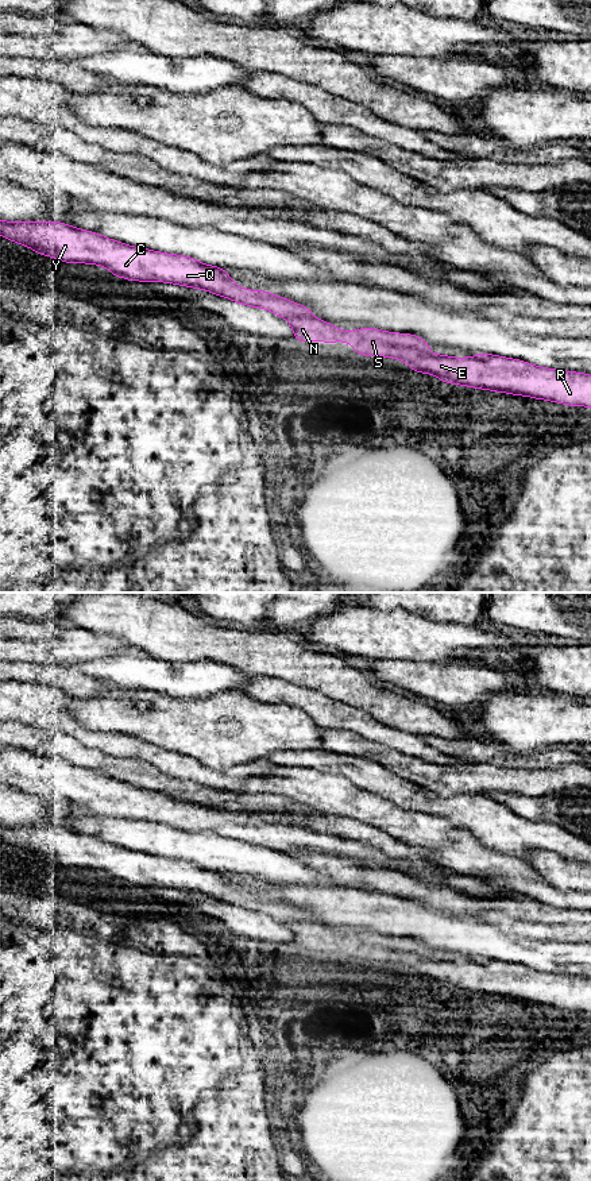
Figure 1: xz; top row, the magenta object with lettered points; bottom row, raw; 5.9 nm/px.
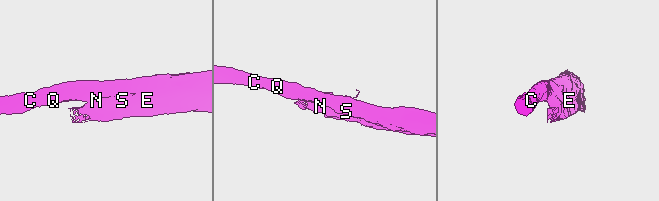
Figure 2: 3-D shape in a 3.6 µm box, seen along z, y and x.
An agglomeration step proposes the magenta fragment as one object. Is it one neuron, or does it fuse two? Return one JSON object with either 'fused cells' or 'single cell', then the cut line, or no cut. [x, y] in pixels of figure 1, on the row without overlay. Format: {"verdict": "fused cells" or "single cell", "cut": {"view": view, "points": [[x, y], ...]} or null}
{"verdict": "fused cells", "cut": {"view": "xz", "points": [[311, 921], [293, 921], [288, 925]]}}

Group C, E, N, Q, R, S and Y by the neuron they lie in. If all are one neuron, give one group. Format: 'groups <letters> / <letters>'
groups C Q Y / E N R S

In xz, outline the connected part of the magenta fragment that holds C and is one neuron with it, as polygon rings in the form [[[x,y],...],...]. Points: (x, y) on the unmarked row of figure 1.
[[[3,826],[0,840],[32,853],[40,860],[66,868],[105,871],[115,881],[128,885],[167,887],[208,895],[235,907],[267,914],[283,923],[312,922],[313,915],[264,895],[246,895],[216,871],[186,860],[131,852],[100,838],[57,826]]]

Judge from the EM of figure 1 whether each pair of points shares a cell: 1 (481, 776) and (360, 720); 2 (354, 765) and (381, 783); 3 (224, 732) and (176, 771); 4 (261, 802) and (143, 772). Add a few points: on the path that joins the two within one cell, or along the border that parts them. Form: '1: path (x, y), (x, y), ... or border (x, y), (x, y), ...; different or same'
1: border (425, 760), (439, 764), (464, 763); different
2: path (360, 772), (374, 778); same
3: border (162, 748), (185, 753), (220, 771); different
4: path (231, 801), (208, 798), (173, 788); same

